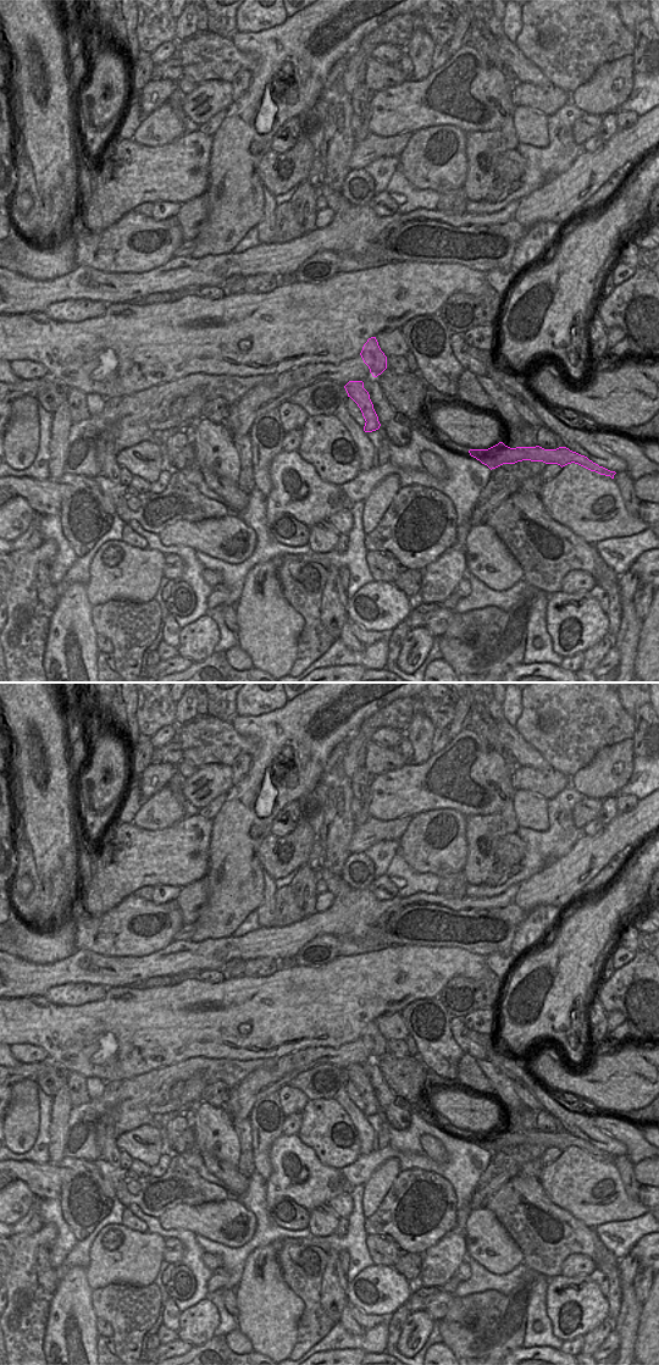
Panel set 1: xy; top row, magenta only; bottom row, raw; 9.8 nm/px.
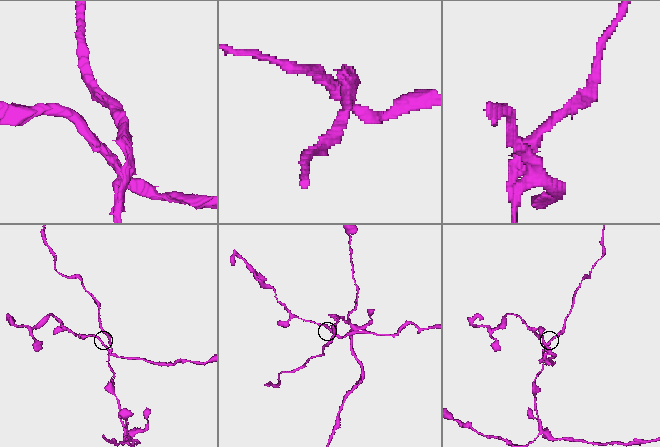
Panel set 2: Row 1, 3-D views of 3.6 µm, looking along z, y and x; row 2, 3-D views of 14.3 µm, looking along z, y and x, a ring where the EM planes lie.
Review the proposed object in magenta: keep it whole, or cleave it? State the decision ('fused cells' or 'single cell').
fused cells

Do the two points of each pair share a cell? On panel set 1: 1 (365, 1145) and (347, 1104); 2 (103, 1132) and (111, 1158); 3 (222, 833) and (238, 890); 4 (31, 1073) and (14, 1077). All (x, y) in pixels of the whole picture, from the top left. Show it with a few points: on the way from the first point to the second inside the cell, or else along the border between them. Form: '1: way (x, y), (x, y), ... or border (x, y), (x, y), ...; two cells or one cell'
1: way (365, 1136), (360, 1121), (354, 1114); one cell
2: way (105, 1138), (109, 1151); one cell
3: way (233, 847), (234, 876); one cell
4: way (27, 1073), (17, 1073); one cell

